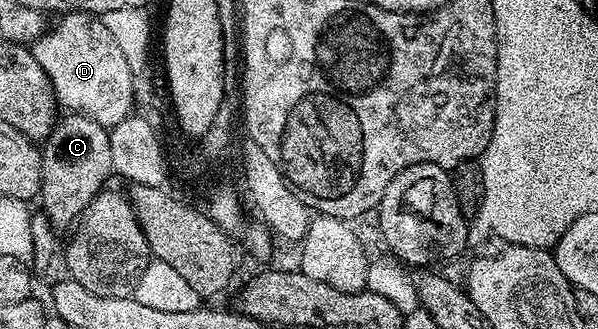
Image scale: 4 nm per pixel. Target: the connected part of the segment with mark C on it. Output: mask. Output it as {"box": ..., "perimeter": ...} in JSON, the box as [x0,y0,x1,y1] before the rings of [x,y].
{"box":[38,114,113,229],"perimeter":[[[64,114],[59,117],[55,128],[43,141],[41,166],[42,178],[41,188],[38,195],[43,215],[48,217],[48,223],[53,229],[71,229],[75,225],[78,217],[90,206],[92,199],[105,187],[108,176],[113,175],[112,159],[110,158],[110,138],[109,129],[103,124],[94,122],[94,118],[79,114]]]}

